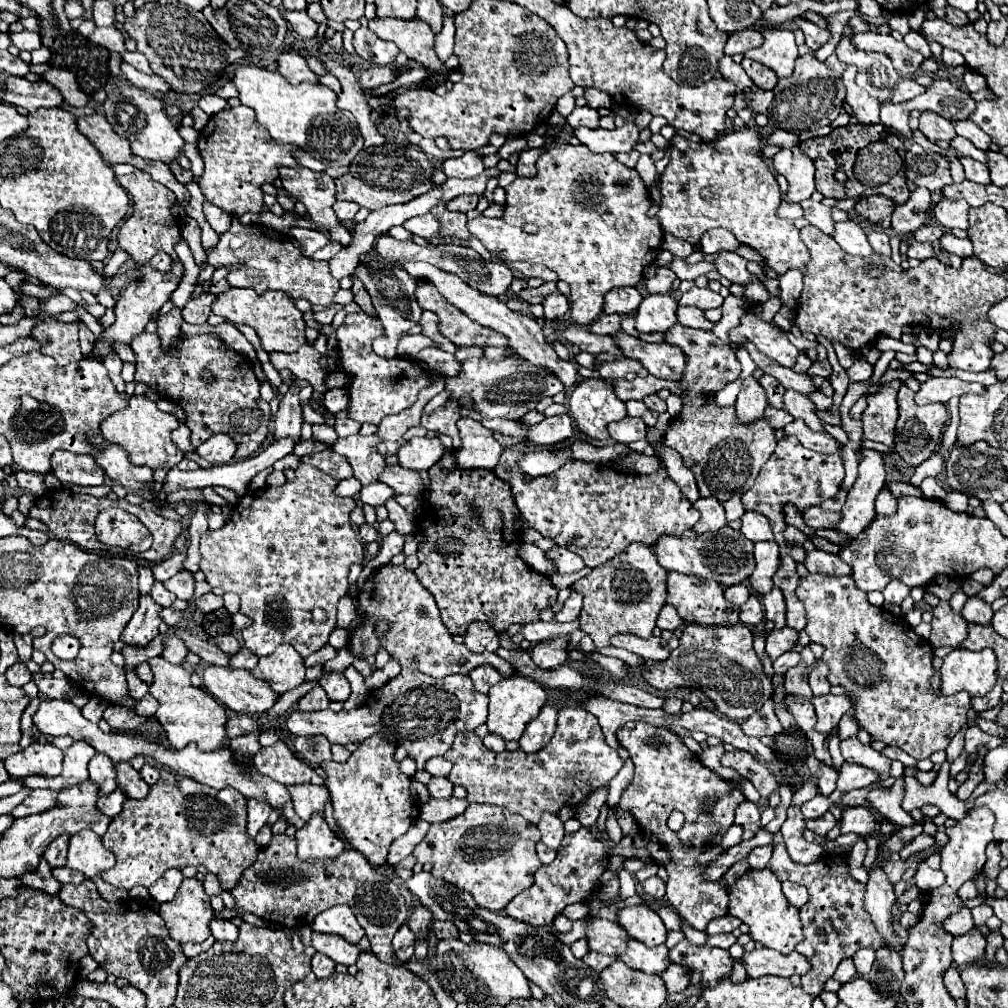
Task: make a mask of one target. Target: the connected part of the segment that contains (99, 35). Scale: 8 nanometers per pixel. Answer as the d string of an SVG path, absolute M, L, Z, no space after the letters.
M96 27L94 33L88 37L90 43L98 45L98 47L104 47L108 51L116 51L116 53L124 53L124 37L120 33L120 29L116 27Z

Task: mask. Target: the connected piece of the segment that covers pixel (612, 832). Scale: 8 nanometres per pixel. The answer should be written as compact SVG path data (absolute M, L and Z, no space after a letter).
M610 809L610 817L608 817L608 823L606 823L606 833L608 833L610 841L616 843L616 845L618 845L620 839L624 837L624 835L622 835L622 829L620 829L620 825L618 825L618 821L616 821L614 809Z

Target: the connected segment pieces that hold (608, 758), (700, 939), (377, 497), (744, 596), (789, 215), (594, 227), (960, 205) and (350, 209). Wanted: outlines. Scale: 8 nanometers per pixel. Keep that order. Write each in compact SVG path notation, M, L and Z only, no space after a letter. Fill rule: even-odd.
M576 707L574 713L576 715L554 733L550 743L532 755L522 749L492 753L476 733L458 733L454 745L444 755L454 765L446 779L468 791L468 803L500 805L526 817L534 825L538 825L542 813L558 815L562 807L582 805L590 793L610 783L624 761L606 745L602 733L586 733L586 721L596 719L592 713L580 707Z
M680 919L680 923L682 923L682 931L684 931L684 935L690 943L694 943L694 945L704 945L706 943L706 933L704 931L692 929L684 919Z
M376 481L376 483L372 483L372 485L362 487L362 491L360 491L360 501L362 501L364 505L376 507L376 505L384 505L392 495L394 495L394 493L392 493L392 489L388 489L388 485Z
M744 583L730 585L730 587L724 589L724 597L726 597L726 601L730 601L734 605L744 605L748 601L748 597L750 597L750 589Z
M782 197L782 203L780 203L780 207L778 207L776 215L792 221L792 219L802 217L802 207L800 207L798 203L788 203L788 201L786 201L786 197Z
M556 143L546 149L538 163L538 175L532 179L516 177L512 185L506 187L506 205L502 219L478 217L468 221L468 231L478 237L490 253L498 253L510 261L542 263L552 269L558 279L572 287L570 295L570 315L580 327L590 325L602 315L604 295L614 287L636 287L642 281L642 273L656 259L662 245L662 229L658 217L648 217L650 195L638 177L636 169L622 165L612 153L592 153L586 145ZM522 225L538 225L536 235L528 235Z
M940 199L934 205L934 217L944 229L968 229L968 209L970 205L966 201L952 201L952 199Z
M336 201L334 203L334 213L336 213L336 217L340 219L340 221L348 221L348 219L354 219L354 215L356 215L356 211L360 209L356 203L348 203L348 201Z

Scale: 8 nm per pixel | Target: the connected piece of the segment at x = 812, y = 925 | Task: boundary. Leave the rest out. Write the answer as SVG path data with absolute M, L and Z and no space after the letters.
M776 843L768 865L776 873L776 877L780 877L780 881L800 883L810 893L810 901L800 909L804 939L800 945L796 945L796 951L808 957L812 965L810 971L802 975L802 985L806 993L822 993L824 983L834 975L840 961L854 957L858 949L868 947L876 951L884 947L884 939L880 937L880 933L872 925L872 919L868 917L868 911L864 909L864 885L848 875L844 857L832 855L818 859L810 865L798 865L790 861L786 847L782 843Z

